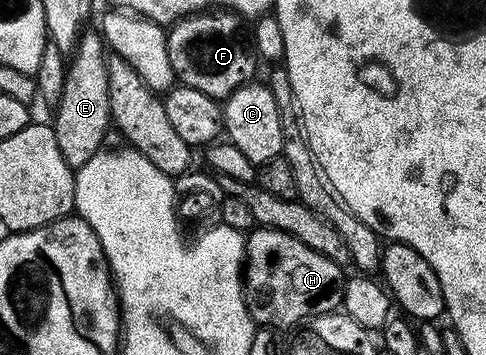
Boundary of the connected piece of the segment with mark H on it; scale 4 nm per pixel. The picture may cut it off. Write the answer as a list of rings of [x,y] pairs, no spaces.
[[[257,227],[247,233],[242,265],[244,301],[257,325],[273,330],[295,329],[310,316],[334,312],[344,298],[345,269],[330,258],[310,250],[298,238],[273,228]]]

